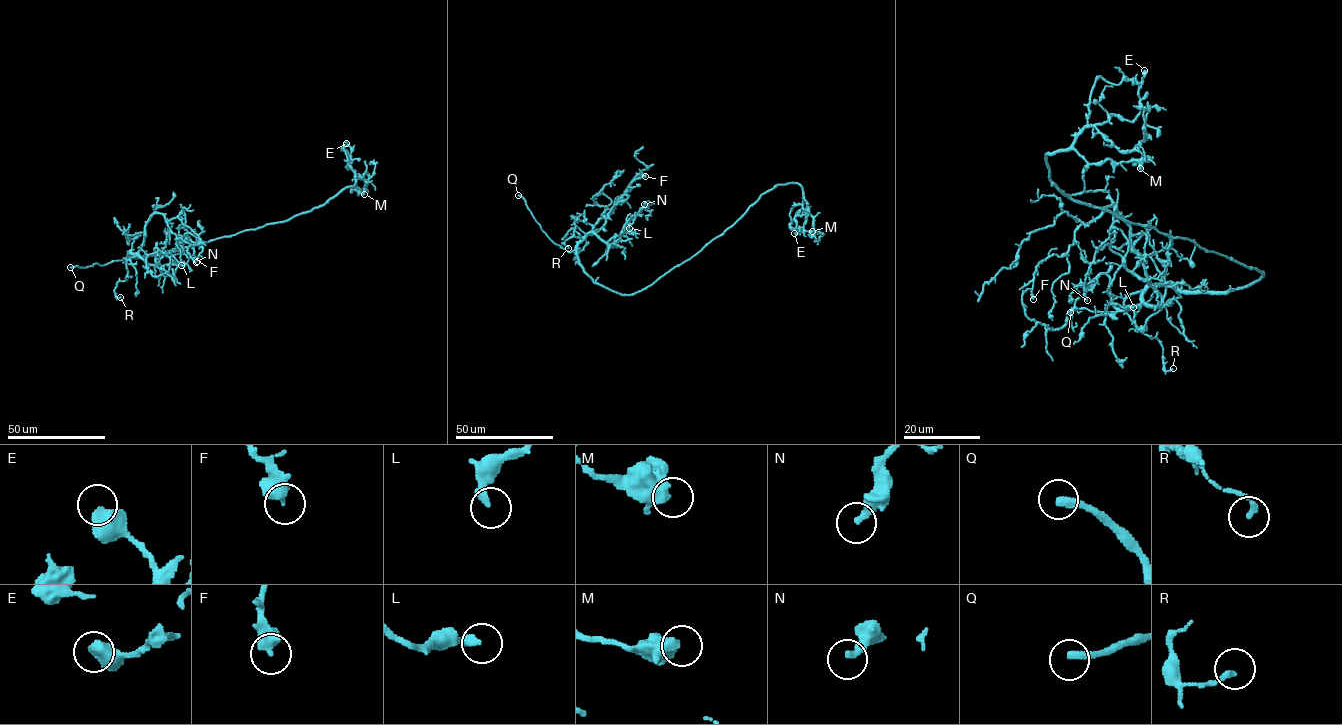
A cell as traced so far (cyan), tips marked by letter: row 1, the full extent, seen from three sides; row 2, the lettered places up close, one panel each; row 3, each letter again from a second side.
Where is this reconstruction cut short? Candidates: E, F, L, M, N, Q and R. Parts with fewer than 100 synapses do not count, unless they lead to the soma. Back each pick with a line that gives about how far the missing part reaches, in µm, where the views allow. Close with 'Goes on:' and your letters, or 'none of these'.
Q: 25 µm
Goes on: Q

